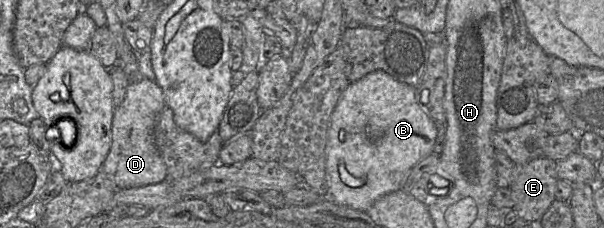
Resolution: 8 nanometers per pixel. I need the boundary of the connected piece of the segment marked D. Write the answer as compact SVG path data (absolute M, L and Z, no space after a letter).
M133 78L122 103L115 108L112 119L112 144L101 171L119 188L161 183L167 179L166 165L154 140L154 128L166 103L156 81Z

